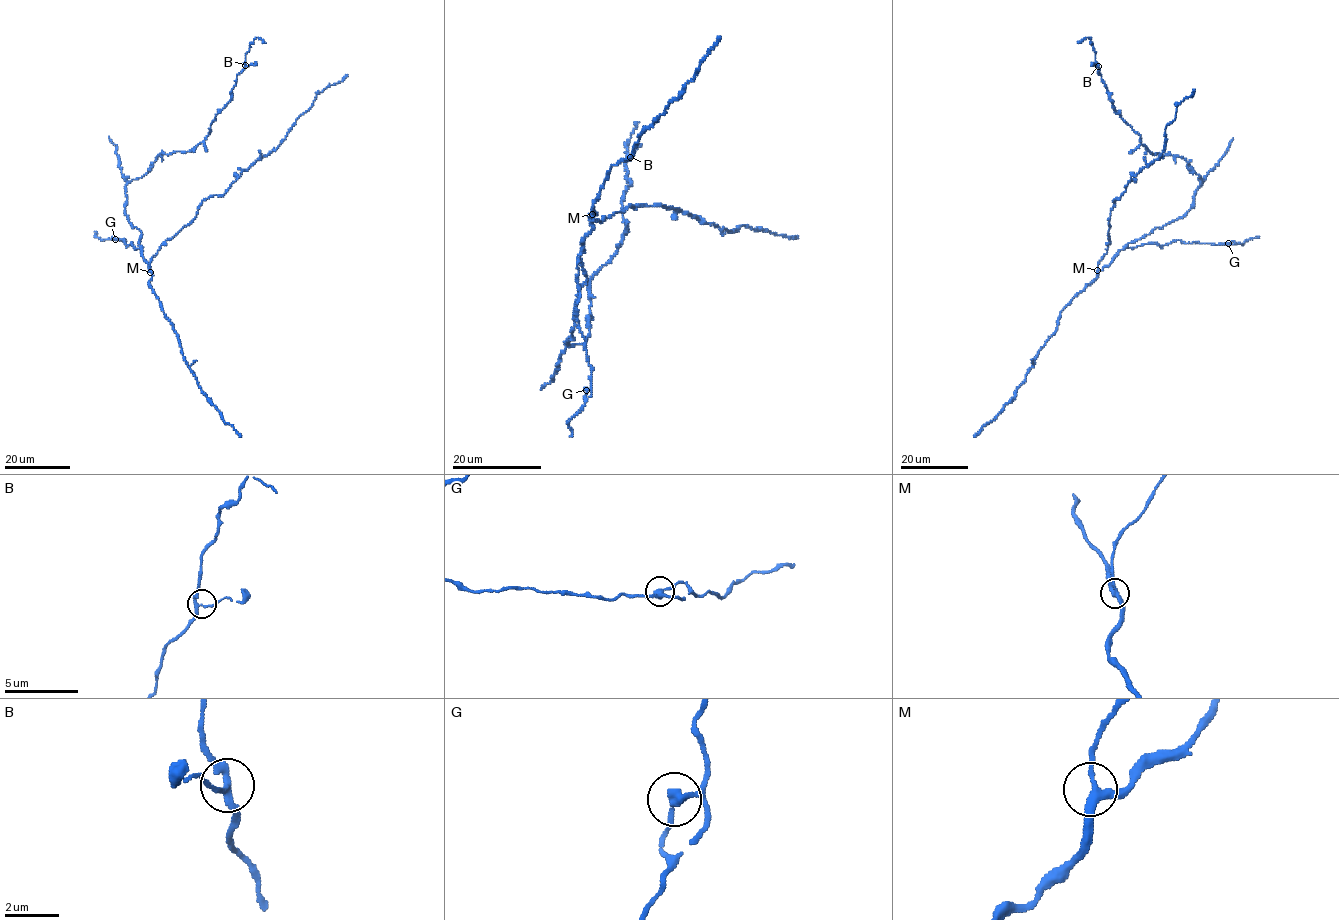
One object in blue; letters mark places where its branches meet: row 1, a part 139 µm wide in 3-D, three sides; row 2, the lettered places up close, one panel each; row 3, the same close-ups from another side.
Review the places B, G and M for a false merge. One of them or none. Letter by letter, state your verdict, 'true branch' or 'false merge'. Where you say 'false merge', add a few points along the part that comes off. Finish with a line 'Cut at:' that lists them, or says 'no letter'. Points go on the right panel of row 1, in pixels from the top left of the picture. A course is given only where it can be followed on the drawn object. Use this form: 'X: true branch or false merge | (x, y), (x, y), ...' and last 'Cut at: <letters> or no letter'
B: true branch
G: true branch
M: true branch
Cut at: no letter

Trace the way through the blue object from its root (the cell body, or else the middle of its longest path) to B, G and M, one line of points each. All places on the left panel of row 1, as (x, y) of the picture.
B: (139, 238), (142, 233), (126, 214), (125, 187), (149, 172), (160, 153), (188, 152), (204, 141), (246, 65)
G: (139, 238), (140, 247), (136, 249), (131, 242), (125, 245), (125, 239), (115, 239)
M: (139, 238), (143, 259), (150, 272)

